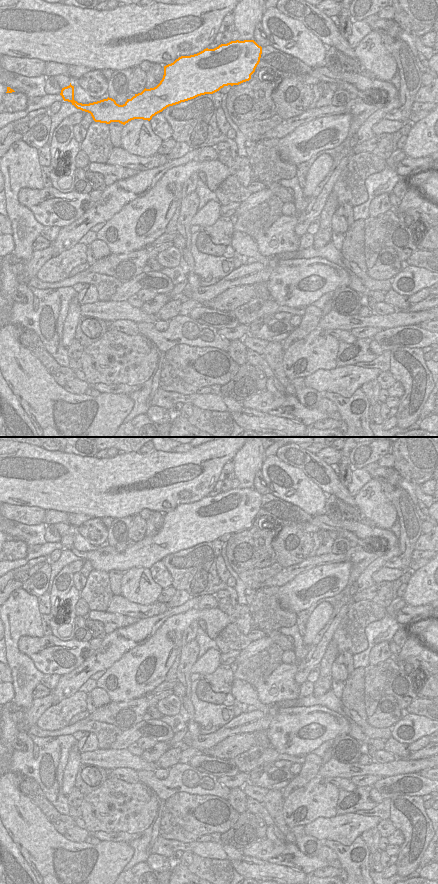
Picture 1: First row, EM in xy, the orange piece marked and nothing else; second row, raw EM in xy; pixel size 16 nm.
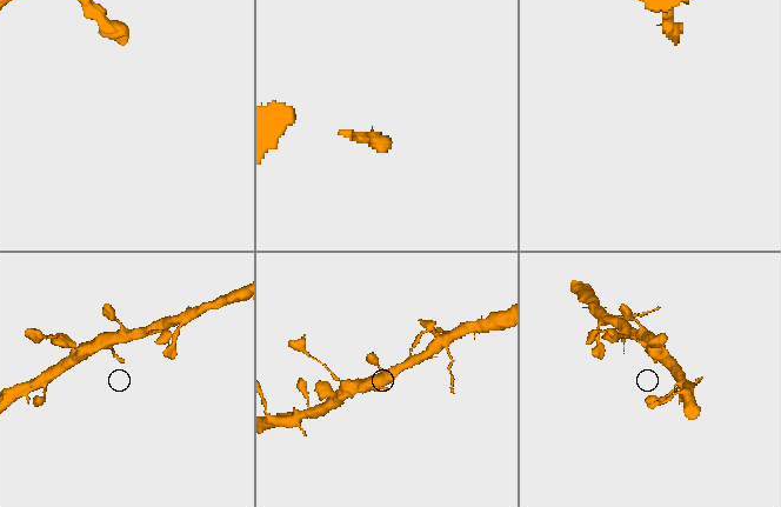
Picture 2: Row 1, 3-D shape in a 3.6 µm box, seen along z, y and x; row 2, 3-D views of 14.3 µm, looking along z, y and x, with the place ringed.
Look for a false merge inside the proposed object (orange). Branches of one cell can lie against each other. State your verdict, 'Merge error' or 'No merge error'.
No merge error

